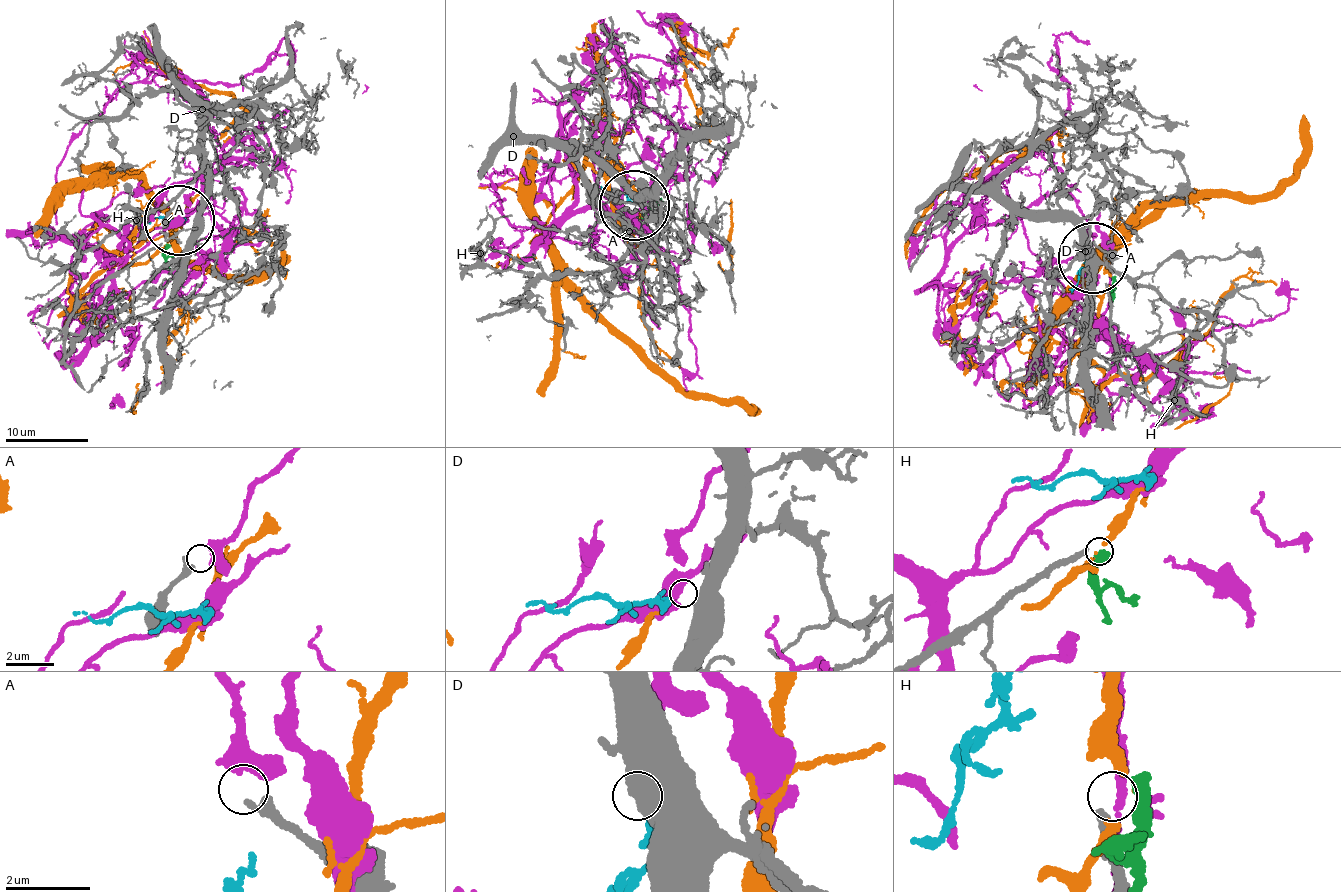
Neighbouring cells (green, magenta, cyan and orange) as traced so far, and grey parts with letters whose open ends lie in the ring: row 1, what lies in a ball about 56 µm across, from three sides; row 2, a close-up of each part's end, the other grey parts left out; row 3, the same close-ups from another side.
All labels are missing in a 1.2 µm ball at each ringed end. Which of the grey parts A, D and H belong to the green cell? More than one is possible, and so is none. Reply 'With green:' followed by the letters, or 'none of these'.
With green: none of these

